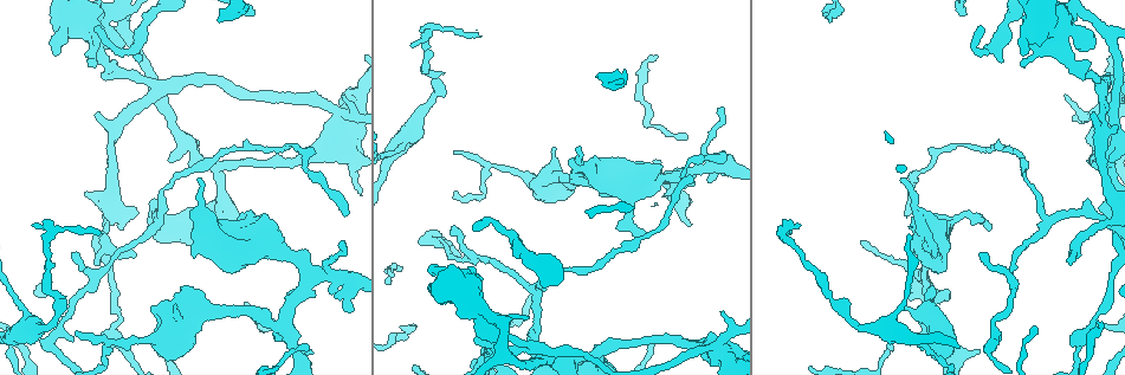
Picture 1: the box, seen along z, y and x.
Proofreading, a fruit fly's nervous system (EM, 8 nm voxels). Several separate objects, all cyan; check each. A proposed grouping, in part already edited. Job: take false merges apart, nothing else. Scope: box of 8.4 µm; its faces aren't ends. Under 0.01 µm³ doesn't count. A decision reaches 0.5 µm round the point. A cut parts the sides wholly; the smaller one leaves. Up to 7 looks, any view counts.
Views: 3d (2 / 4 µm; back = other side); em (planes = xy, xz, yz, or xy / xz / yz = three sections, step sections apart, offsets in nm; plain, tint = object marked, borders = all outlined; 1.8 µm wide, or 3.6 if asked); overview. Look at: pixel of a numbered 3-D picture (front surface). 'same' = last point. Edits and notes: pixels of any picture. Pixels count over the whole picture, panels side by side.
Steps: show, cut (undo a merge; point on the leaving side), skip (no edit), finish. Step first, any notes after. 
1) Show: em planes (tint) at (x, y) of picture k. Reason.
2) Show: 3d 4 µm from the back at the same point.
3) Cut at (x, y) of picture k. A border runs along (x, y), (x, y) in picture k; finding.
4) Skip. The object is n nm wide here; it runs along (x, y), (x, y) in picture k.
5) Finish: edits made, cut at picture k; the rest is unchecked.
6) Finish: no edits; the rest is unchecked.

Show: em planes (borders) at (412, 131) of picture 1. Three-way junction.

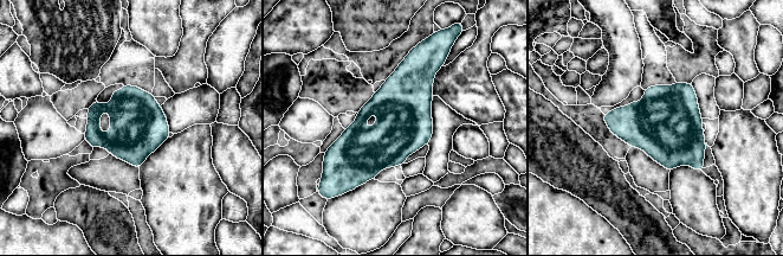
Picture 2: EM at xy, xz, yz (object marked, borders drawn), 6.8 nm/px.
Skip. The object is 380 nm wide here; one neuron here.

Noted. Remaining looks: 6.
Show: 3d 2 µm at (48, 234) of picture 1. Abrupt turn.

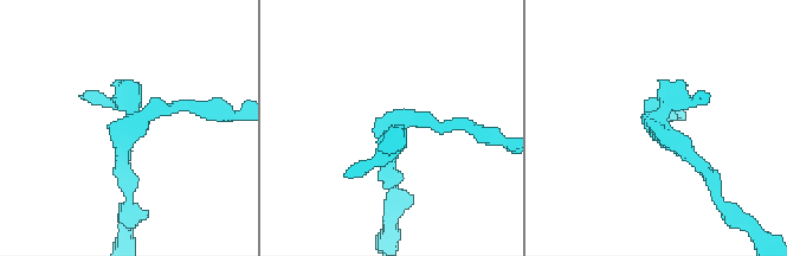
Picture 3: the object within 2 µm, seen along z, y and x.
Show: em planes (tint) at (394, 123) of picture 3.

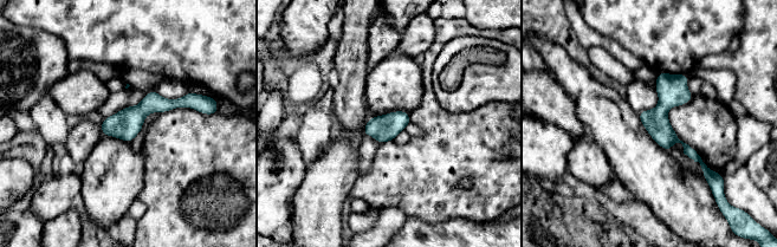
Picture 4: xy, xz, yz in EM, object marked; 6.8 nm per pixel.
Skip. The object is 170 nm wide here; all the same neuron.

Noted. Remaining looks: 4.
Show: em planes (tint) at (975, 48) of picture 1. Sharp bend.

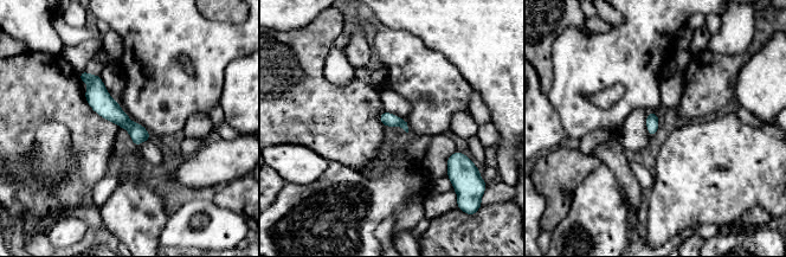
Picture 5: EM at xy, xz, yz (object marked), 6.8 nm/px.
Skip. It runs along (84, 75), (124, 122), (147, 136) in picture 5; one neuron here.

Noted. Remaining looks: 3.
Finish: no edits; the rest is unchecked.

